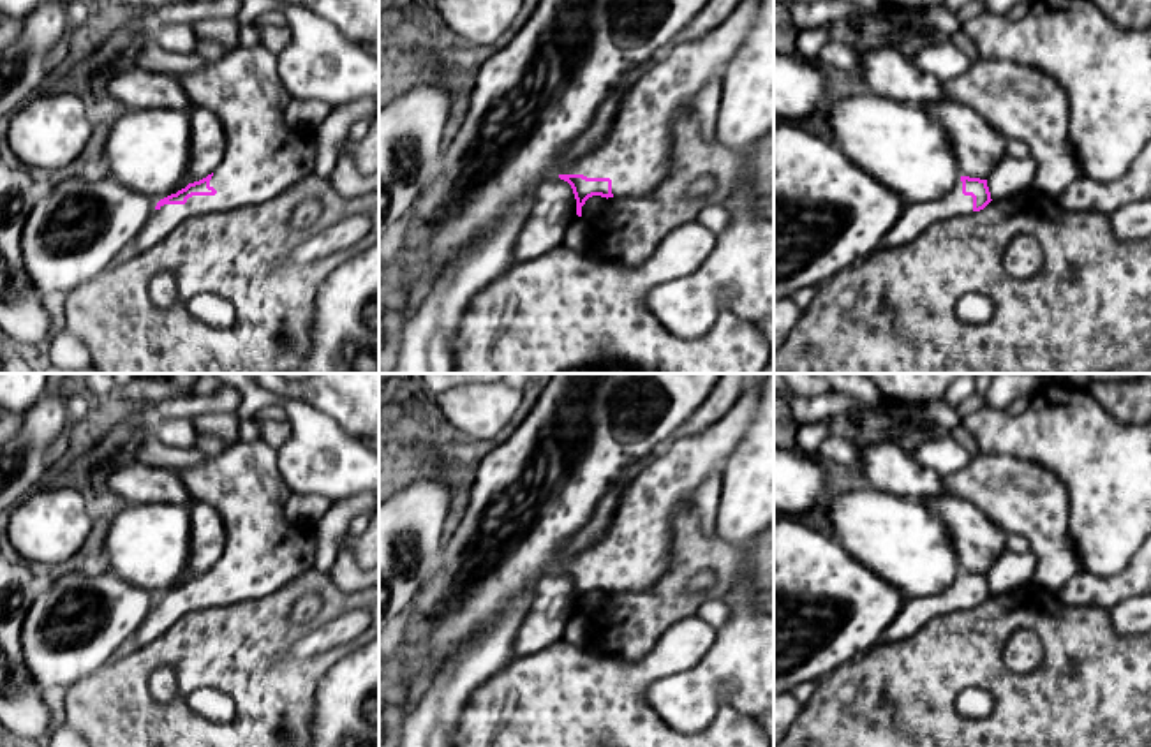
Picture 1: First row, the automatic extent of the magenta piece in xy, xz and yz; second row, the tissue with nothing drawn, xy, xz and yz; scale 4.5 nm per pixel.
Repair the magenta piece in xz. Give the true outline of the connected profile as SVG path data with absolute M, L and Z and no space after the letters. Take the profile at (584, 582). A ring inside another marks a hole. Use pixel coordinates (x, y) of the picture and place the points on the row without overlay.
M747 374L733 409L709 430L673 437L627 481L605 537L559 564L576 594L576 610L592 590L629 594L656 585L670 566L675 511L694 502L698 488L746 437L767 374Z

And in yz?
M961 571L941 594L911 597L885 629L883 641L901 641L934 617L984 604L991 597L987 574Z

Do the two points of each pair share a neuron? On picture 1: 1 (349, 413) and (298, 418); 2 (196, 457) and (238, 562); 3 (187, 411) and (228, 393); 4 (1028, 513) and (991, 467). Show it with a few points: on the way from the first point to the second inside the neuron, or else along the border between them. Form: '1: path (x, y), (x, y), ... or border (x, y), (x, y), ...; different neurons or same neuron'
1: border (288, 399), (307, 402), (360, 439); different neurons
2: border (210, 457), (178, 471); different neurons
3: path (198, 406), (217, 402); same neuron
4: path (1021, 502), (996, 478); same neuron

